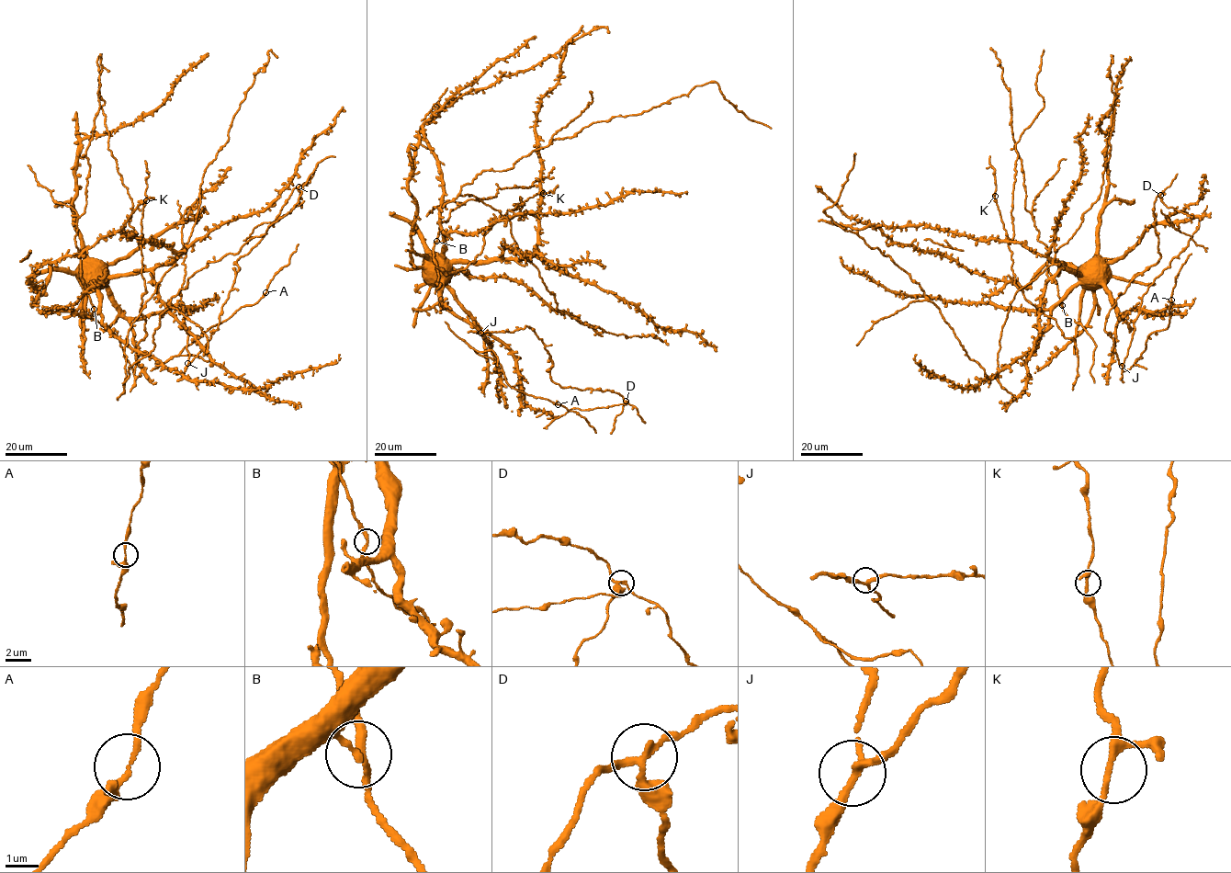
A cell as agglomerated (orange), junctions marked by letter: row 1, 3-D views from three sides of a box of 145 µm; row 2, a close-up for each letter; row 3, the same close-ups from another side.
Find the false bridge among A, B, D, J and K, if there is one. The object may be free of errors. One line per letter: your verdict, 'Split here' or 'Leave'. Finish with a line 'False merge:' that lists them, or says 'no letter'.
A: Leave
B: Leave
D: Split here
J: Leave
K: Leave
False merge: D

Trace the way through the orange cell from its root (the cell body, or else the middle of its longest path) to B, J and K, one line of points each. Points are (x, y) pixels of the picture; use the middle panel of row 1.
B: (435, 268), (441, 266), (439, 260), (444, 247), (442, 241), (436, 241)
J: (435, 268), (441, 269), (437, 294), (444, 306), (466, 320), (490, 345), (480, 333)
K: (435, 268), (446, 262), (526, 259), (504, 216), (508, 209), (543, 193)

